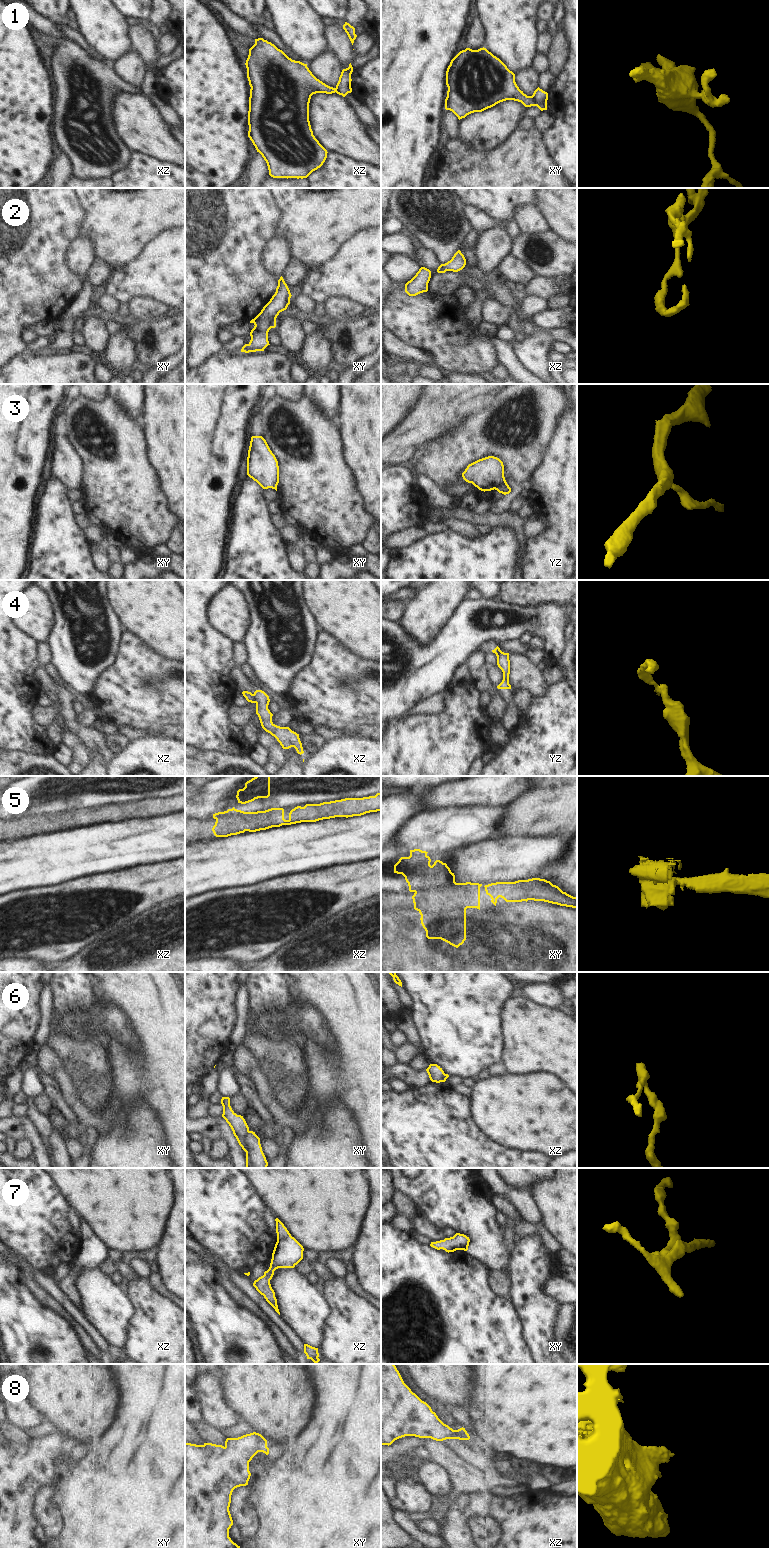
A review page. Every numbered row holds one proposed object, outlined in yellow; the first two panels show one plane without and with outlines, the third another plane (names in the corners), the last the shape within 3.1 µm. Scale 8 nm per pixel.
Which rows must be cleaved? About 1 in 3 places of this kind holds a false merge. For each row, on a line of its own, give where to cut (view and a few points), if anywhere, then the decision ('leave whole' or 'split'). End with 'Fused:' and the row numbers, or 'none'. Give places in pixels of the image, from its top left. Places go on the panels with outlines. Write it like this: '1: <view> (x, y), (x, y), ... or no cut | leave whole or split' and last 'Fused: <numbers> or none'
1: xy (531, 96), (535, 105) | split
2: no cut | leave whole
3: yz (505, 481), (495, 489) | split
4: xz (252, 694), (256, 702) | split
5: xy (451, 872), (450, 884), (443, 890), (427, 888), (415, 892) | split
6: xy (249, 1131), (245, 1136), (244, 1150) | split
7: no cut | leave whole
8: no cut | leave whole
Fused: 1, 3, 4, 5, 6

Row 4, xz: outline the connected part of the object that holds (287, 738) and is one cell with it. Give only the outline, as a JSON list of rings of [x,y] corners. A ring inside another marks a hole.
[[[256,690],[253,696],[256,701],[256,714],[259,717],[262,728],[274,736],[283,749],[294,747],[298,754],[303,754],[304,751],[299,734],[289,727],[280,727],[272,722],[273,714],[268,709],[269,696],[262,690]]]

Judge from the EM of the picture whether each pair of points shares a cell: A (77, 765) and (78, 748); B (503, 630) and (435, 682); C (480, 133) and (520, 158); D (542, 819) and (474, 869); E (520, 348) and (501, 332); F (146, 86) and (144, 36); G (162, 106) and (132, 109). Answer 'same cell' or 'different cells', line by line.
A: same cell
B: same cell
C: different cells
D: different cells
E: same cell
F: different cells
G: different cells

